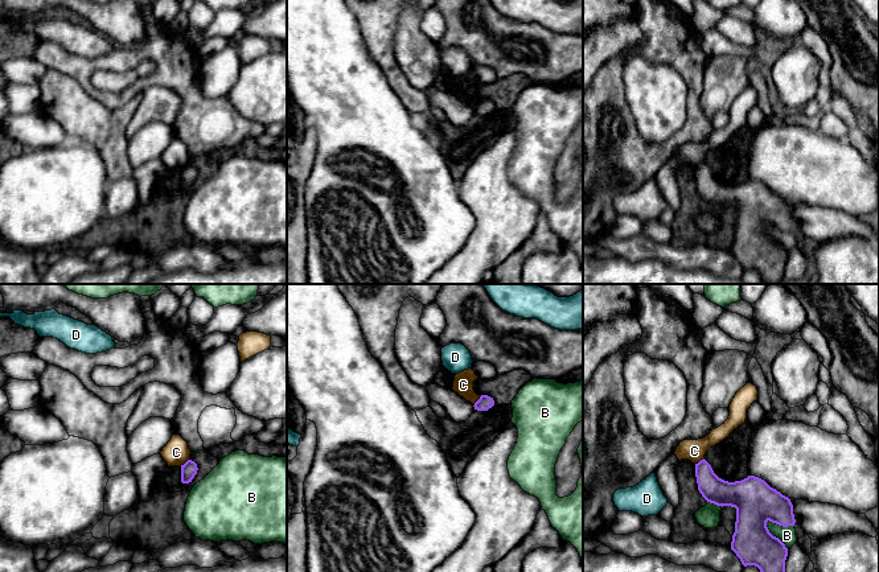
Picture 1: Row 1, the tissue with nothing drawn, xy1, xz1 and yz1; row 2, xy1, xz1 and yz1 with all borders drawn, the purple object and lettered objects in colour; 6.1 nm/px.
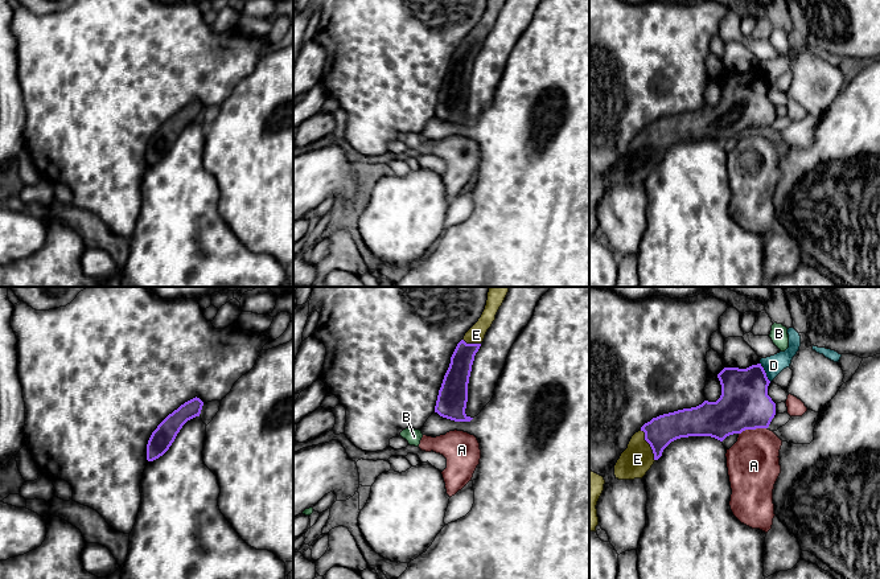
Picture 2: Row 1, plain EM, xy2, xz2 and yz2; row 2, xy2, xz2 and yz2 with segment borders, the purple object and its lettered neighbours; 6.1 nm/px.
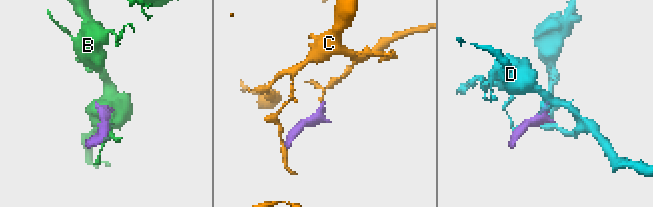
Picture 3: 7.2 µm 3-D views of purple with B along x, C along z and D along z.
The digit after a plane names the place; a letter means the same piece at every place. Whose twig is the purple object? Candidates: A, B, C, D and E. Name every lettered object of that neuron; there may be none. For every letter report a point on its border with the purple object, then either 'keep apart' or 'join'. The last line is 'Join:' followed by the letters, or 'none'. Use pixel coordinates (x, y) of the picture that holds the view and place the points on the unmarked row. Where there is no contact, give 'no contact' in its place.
A: yz2 (752, 132) | keep apart
B: yz1 (772, 239) | keep apart
C: xy1 (185, 167) | keep apart
D: yz2 (764, 76) | keep apart
E: yz2 (649, 147) | join
Join: E

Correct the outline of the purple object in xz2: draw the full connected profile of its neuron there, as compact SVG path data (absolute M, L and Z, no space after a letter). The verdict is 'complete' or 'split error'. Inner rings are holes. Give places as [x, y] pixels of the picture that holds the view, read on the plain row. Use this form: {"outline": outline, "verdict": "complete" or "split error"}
{"outline": "M488 0L481 21L457 48L435 110L435 116L440 120L455 126L470 126L473 123L465 118L472 69L505 1L506 0Z", "verdict": "split error"}

